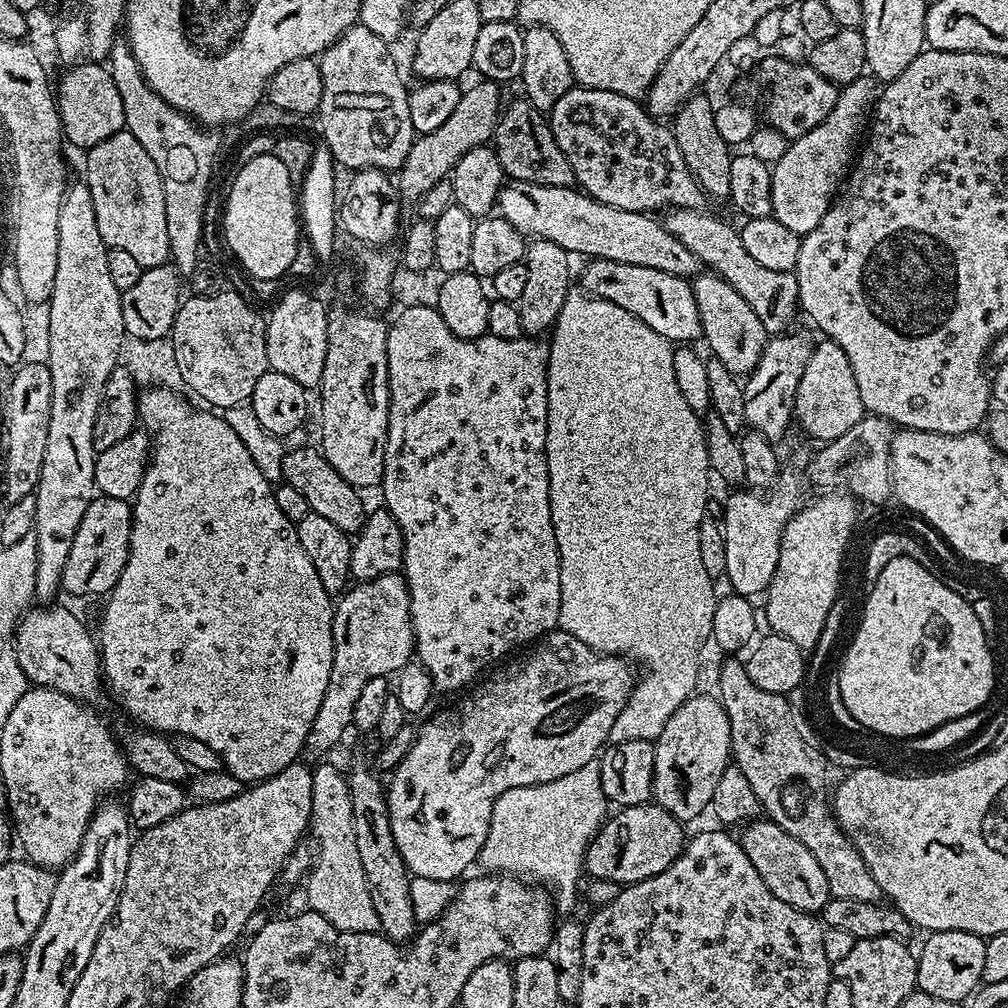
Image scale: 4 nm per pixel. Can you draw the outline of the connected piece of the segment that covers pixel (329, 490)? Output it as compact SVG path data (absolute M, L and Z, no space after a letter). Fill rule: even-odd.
M319 447L290 449L280 464L280 472L284 475L283 483L292 484L294 490L299 490L304 495L309 512L322 514L322 518L334 522L338 530L349 534L359 532L364 525L366 508L360 505L361 493L354 486L350 486L350 482L346 482L346 478L342 478L342 474L334 470L334 466L330 466Z

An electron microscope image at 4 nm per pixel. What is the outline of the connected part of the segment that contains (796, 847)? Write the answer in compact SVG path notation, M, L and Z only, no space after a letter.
M767 818L749 820L741 832L744 833L738 836L740 848L746 850L746 858L750 858L754 870L758 870L758 878L766 882L766 890L770 890L774 898L782 898L786 906L794 906L799 912L823 913L831 900L826 874L822 874L822 866L818 866L814 854L810 854L810 850L806 850L798 838L790 838L782 826Z

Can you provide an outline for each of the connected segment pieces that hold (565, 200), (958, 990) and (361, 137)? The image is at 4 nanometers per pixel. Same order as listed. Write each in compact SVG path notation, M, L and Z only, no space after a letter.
M508 180L498 194L496 208L499 215L504 216L506 222L510 222L510 226L520 231L521 236L558 242L558 246L562 246L570 254L576 255L577 252L578 255L584 256L583 258L626 262L630 266L646 266L650 270L662 270L662 274L674 274L685 278L695 277L702 268L701 261L690 250L686 250L686 246L682 246L682 242L678 242L678 238L674 238L674 234L670 234L670 230L666 230L655 215L606 206L589 196L587 192L577 190L575 187L559 188L521 180Z
M966 930L933 932L916 956L916 986L934 998L967 1001L982 984L982 966L986 962L985 937Z
M357 22L326 51L319 53L318 63L322 74L322 102L318 113L320 136L341 169L380 168L392 174L404 165L406 154L410 154L414 133L410 122L409 89L404 88L400 68L388 48L391 48L389 41L378 38L374 30L366 30L364 24Z

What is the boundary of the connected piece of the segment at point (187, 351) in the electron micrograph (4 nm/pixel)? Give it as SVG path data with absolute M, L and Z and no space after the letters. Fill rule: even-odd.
M221 290L213 296L189 295L189 300L187 297L181 303L170 333L183 387L189 388L194 395L201 396L208 403L205 405L216 410L236 408L239 404L247 405L254 394L254 386L258 386L258 378L262 378L262 374L266 374L270 370L266 358L268 325L265 317L259 316L238 293L228 291Z

